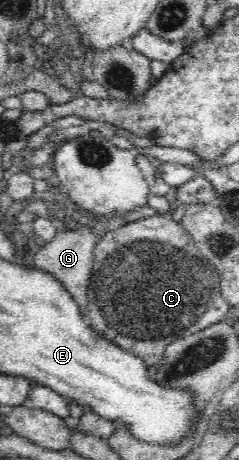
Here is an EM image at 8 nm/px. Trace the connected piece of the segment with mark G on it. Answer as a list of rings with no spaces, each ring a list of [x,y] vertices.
[[[81,225],[78,228],[58,232],[56,237],[43,245],[36,253],[36,259],[30,259],[31,266],[44,273],[49,273],[63,287],[78,305],[80,314],[88,313],[87,296],[90,279],[92,277],[92,267],[94,262],[94,249],[101,240],[101,236],[94,233],[92,225]]]

